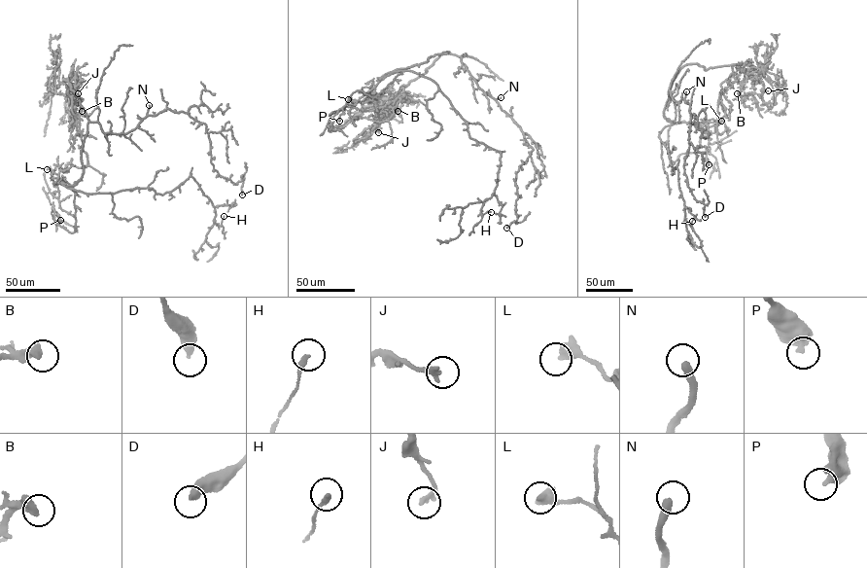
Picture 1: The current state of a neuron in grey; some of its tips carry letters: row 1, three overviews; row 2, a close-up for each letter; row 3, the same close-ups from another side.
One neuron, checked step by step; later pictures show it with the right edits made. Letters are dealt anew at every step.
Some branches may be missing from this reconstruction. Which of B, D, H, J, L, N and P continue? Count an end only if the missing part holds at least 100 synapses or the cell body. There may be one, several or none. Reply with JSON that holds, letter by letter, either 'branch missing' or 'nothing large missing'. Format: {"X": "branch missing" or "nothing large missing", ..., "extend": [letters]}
{"B": "nothing large missing", "D": "nothing large missing", "H": "nothing large missing", "J": "nothing large missing", "L": "nothing large missing", "N": "branch missing", "P": "nothing large missing", "extend": ["N"]}

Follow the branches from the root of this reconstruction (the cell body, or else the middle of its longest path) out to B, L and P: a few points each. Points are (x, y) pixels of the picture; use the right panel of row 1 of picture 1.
B: (665, 107), (673, 81), (686, 64), (696, 63), (706, 70), (738, 65), (741, 96), (737, 93)
L: (665, 107), (663, 116), (671, 123), (690, 124), (710, 134), (721, 121)
P: (665, 107), (663, 116), (671, 123), (668, 140), (673, 163), (680, 154), (706, 152), (709, 164)

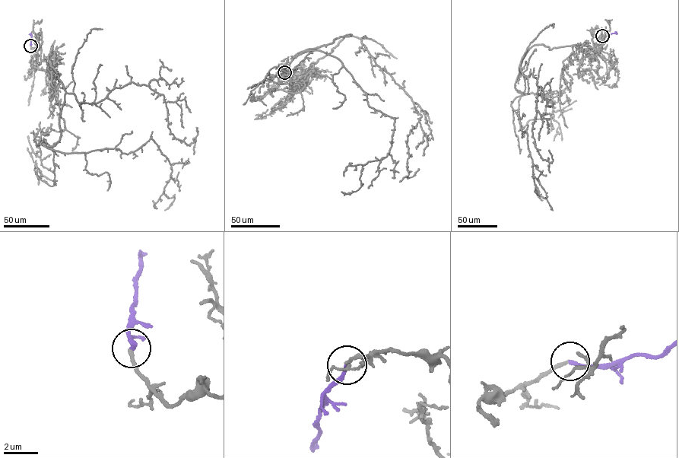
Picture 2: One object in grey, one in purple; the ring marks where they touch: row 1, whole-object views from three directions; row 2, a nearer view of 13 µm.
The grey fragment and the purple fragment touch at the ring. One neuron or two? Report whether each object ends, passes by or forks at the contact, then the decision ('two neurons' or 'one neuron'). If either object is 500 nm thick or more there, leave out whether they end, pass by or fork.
grey ends | purple ends | one neuron

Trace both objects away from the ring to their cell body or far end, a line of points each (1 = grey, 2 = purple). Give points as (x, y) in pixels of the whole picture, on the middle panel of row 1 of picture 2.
1: (284, 72), (301, 74), (350, 34), (312, 51), (339, 59), (369, 106), (394, 119), (388, 153), (341, 192)
2: (284, 72), (283, 80), (278, 82)

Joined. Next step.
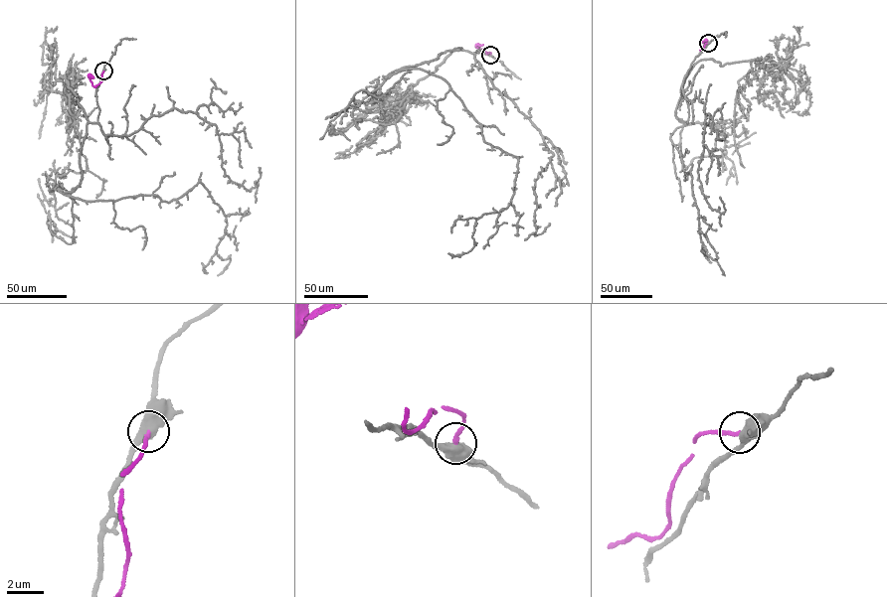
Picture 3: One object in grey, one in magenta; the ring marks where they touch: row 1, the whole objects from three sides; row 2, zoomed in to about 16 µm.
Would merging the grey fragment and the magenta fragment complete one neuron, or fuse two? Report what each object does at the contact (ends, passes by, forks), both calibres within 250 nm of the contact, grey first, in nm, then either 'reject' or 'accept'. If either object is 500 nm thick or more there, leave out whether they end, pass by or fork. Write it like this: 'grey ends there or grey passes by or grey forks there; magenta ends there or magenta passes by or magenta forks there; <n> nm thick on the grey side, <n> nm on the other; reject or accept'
550 nm thick on the grey side, 200 nm on the other; reject

